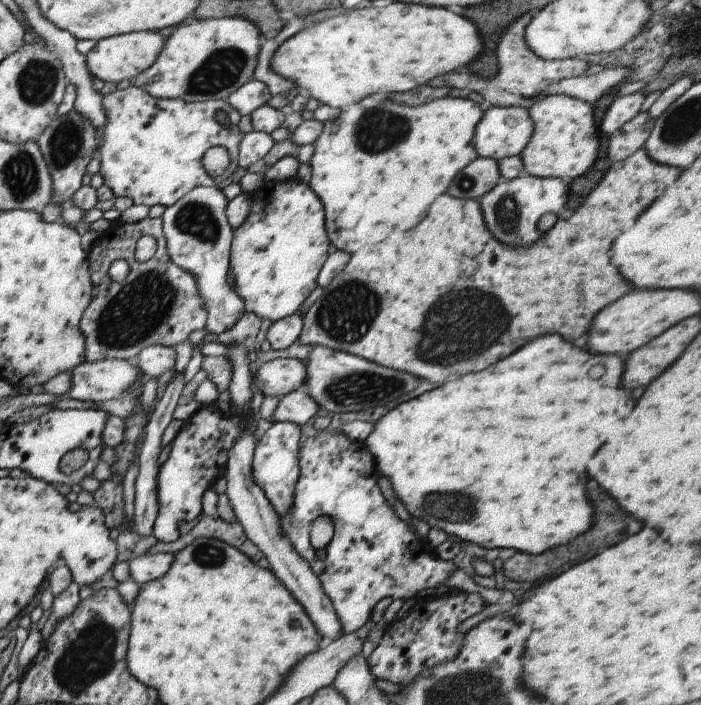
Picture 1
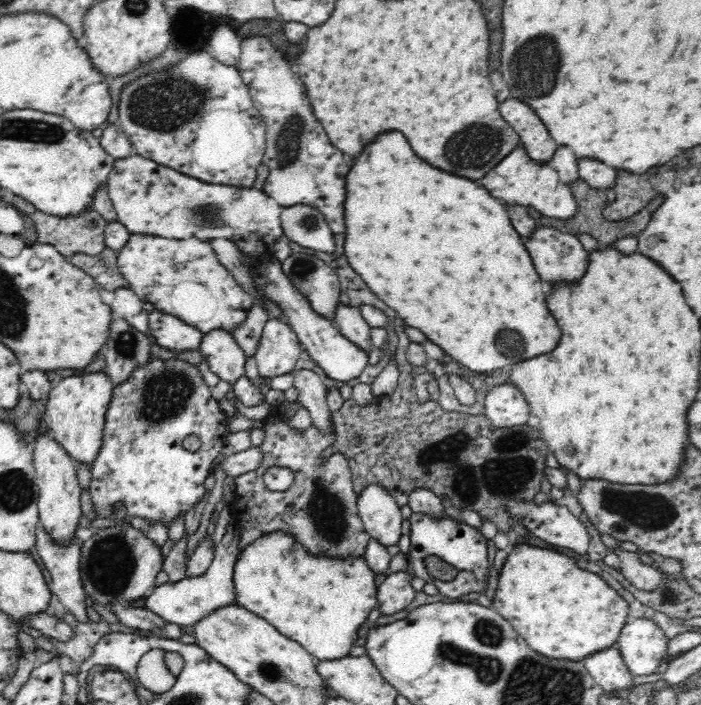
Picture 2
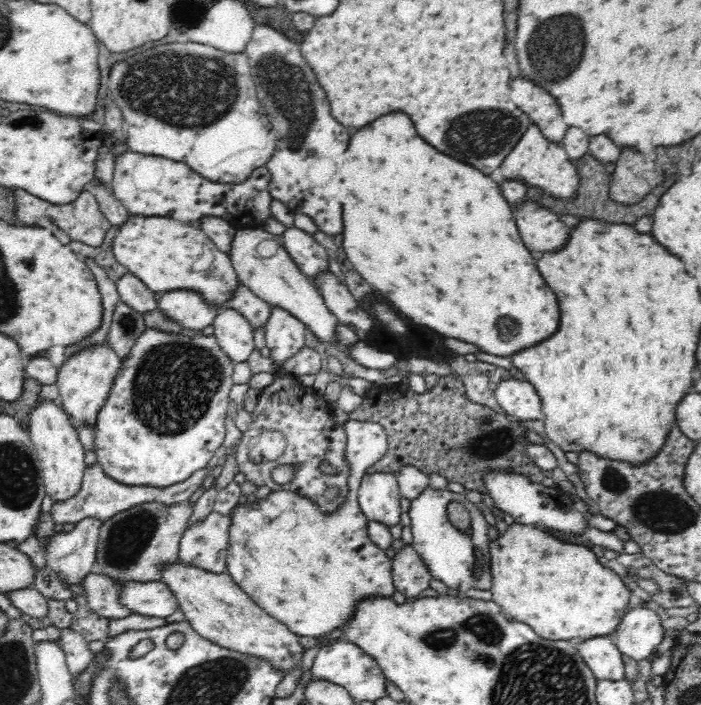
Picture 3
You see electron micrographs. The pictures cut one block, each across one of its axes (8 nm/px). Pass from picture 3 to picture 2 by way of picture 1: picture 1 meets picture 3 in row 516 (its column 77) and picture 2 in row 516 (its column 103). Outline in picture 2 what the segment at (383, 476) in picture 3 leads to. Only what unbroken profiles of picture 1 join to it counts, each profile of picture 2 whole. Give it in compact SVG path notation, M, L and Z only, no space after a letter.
M366 486L358 498L358 514L364 522L366 532L384 548L396 546L402 534L402 514L400 506L382 486Z

